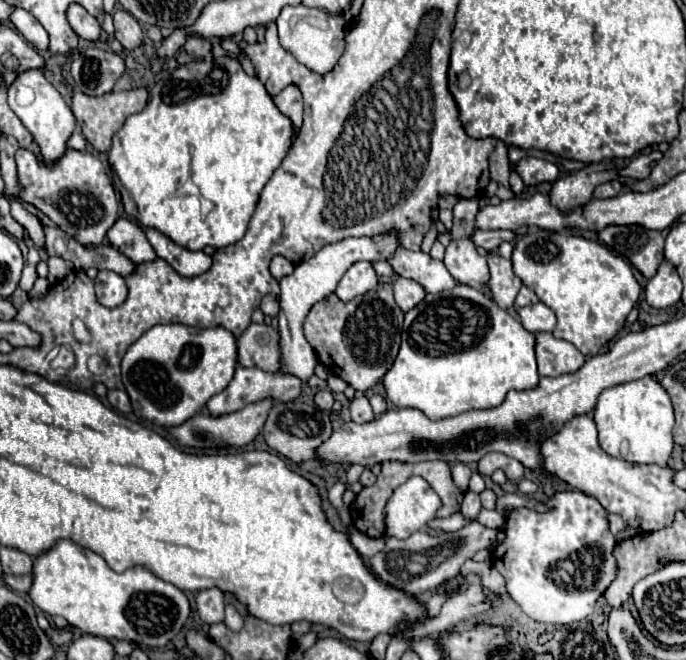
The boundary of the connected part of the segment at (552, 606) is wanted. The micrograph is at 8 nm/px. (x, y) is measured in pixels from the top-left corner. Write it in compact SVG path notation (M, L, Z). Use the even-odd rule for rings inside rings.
M562 490L556 492L548 506L552 512L538 514L528 508L516 508L506 522L506 540L494 550L494 564L506 580L508 594L520 604L520 608L538 622L548 624L572 624L588 618L594 612L596 600L604 594L614 580L616 562L612 550L616 546L614 536L608 530L606 510L596 498L584 492ZM574 552L584 552L592 560L592 580L582 580L578 588L562 588L546 576L550 564L570 558Z

